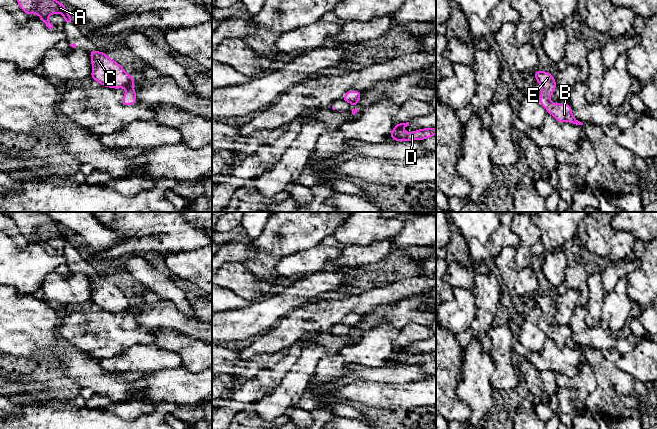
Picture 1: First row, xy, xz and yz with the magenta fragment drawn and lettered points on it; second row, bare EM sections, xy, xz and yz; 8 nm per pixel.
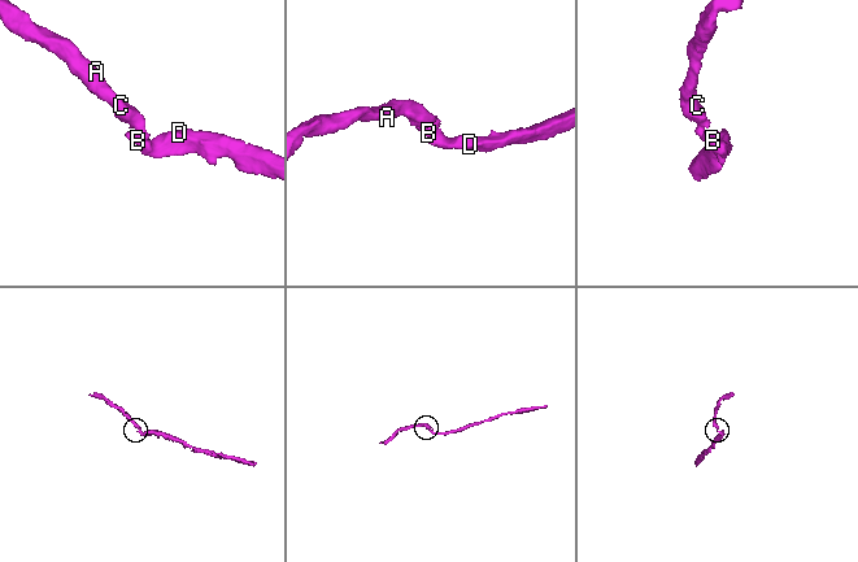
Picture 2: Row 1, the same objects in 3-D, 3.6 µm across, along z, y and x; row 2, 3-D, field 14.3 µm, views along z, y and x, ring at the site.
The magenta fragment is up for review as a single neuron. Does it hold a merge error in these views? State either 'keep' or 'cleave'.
keep

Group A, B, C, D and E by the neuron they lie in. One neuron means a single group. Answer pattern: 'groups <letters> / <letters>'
groups A B C D E

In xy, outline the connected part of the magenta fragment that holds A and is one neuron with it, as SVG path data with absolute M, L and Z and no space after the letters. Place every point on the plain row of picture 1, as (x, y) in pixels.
M5 212L16 222L21 234L29 238L37 238L46 251L53 253L53 248L48 244L51 238L61 237L65 247L71 248L71 242L67 232L54 223L43 212Z

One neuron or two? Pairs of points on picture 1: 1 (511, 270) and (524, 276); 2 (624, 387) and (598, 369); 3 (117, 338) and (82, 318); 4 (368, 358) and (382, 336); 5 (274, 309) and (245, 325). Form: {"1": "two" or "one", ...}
{"1": "one", "2": "one", "3": "one", "4": "one", "5": "one"}

